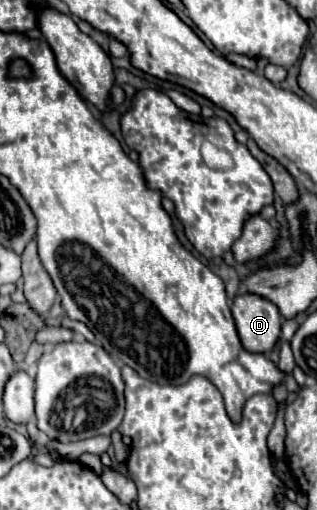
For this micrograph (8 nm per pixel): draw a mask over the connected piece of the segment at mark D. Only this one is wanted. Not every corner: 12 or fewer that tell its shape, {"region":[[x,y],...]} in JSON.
{"region":[[257,295],[233,301],[239,339],[249,353],[269,353],[281,315]]}

